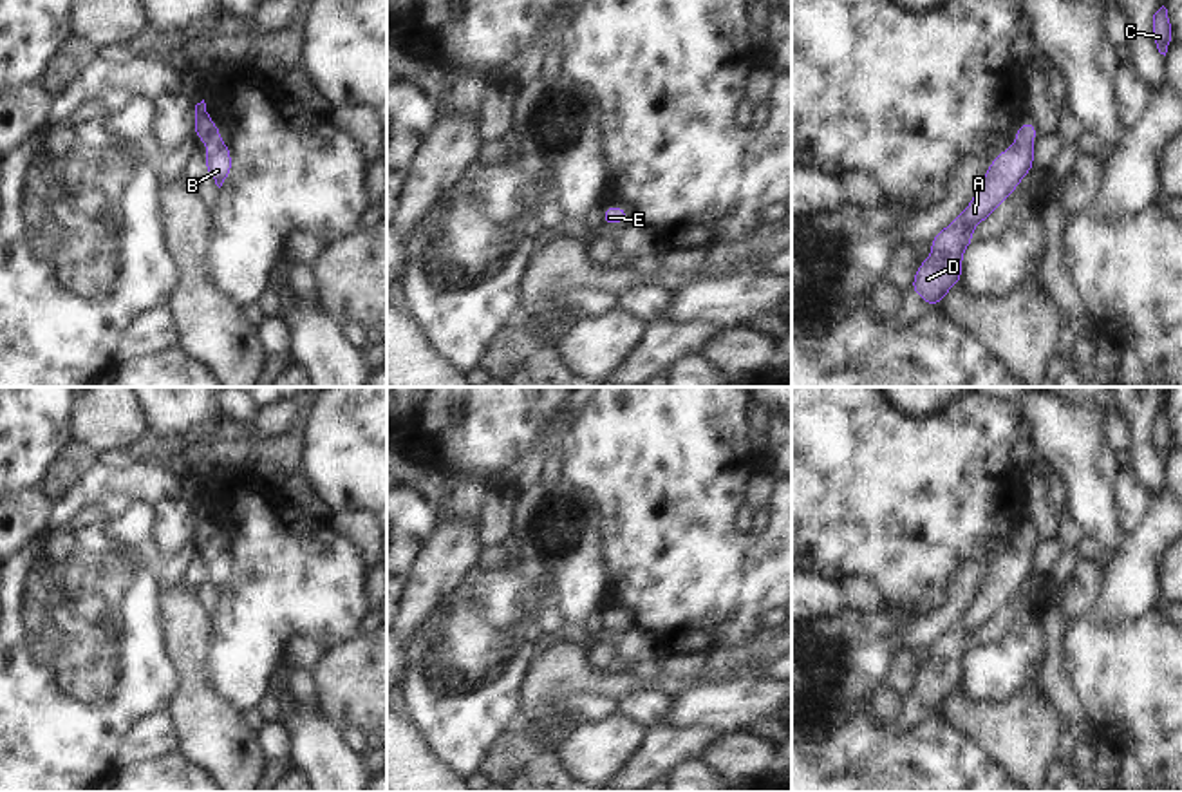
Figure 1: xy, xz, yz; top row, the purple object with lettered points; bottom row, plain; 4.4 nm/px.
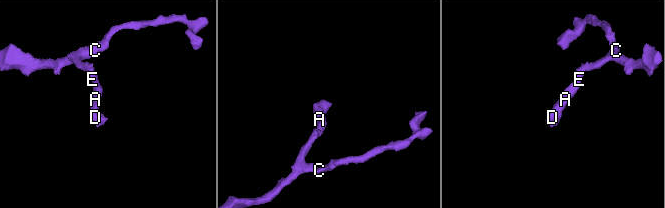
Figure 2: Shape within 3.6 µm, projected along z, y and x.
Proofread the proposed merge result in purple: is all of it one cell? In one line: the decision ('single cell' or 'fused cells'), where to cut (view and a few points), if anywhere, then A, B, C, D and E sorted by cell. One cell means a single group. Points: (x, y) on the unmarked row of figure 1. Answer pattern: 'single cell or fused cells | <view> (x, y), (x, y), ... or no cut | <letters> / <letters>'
single cell | no cut | A B C D E

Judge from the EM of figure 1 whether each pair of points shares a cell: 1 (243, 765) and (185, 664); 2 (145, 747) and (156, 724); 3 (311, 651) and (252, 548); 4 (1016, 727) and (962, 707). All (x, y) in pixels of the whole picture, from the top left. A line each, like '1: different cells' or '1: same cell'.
1: same cell
2: same cell
3: different cells
4: same cell

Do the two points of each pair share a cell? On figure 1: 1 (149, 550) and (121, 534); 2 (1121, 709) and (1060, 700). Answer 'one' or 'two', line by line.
1: one
2: two

